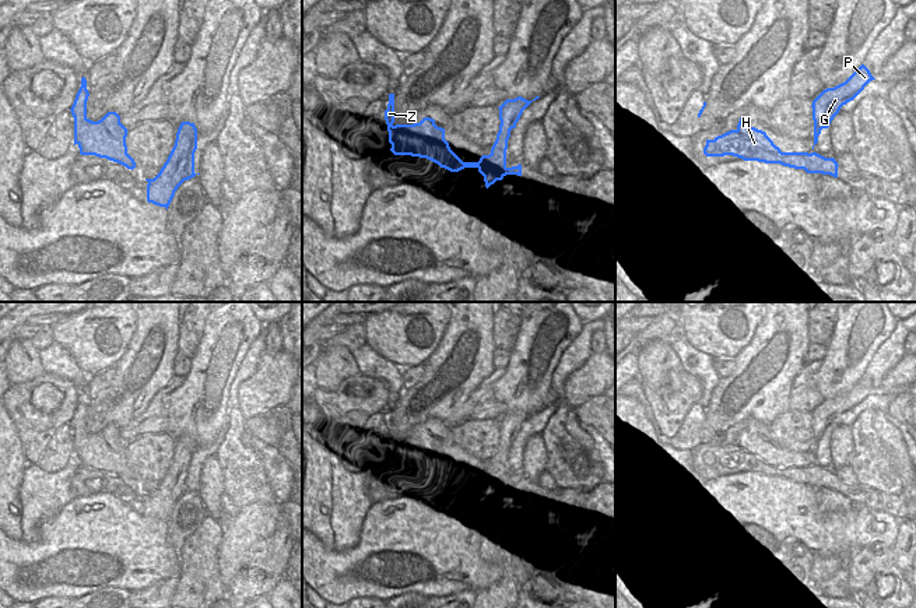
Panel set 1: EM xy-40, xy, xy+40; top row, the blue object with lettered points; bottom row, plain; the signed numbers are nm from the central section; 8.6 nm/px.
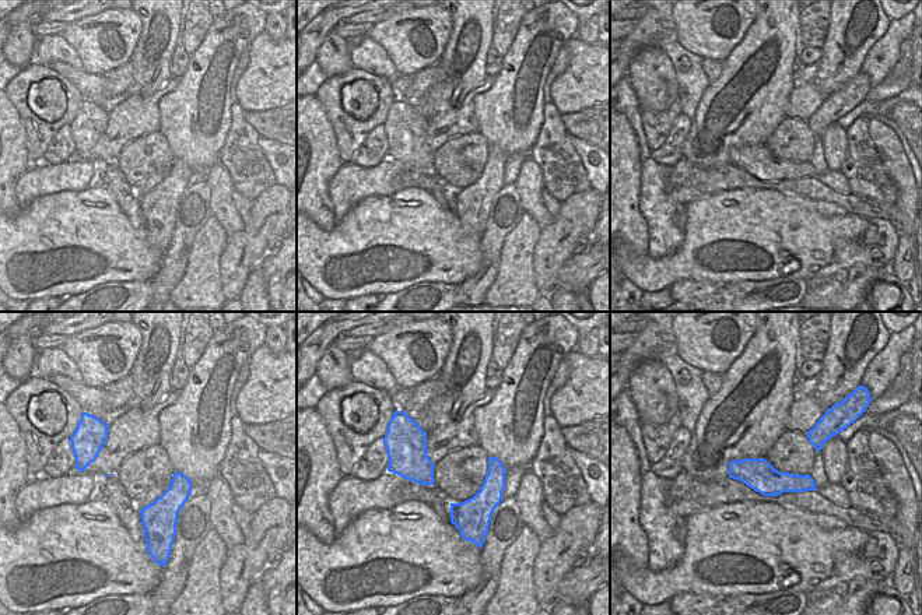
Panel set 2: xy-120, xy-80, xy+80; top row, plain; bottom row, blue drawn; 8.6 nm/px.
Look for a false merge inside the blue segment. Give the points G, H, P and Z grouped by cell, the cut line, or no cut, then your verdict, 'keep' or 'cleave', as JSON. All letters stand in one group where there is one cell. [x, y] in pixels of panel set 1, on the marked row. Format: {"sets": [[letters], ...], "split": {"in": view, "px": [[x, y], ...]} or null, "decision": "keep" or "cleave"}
{"sets": [["G", "P"], ["H", "Z"]], "split": {"in": "xy+40", "px": [[809, 154], [804, 169]]}, "decision": "cleave"}

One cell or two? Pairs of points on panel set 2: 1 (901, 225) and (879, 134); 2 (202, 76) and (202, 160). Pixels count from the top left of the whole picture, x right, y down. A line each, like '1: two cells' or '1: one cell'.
1: one cell
2: one cell

